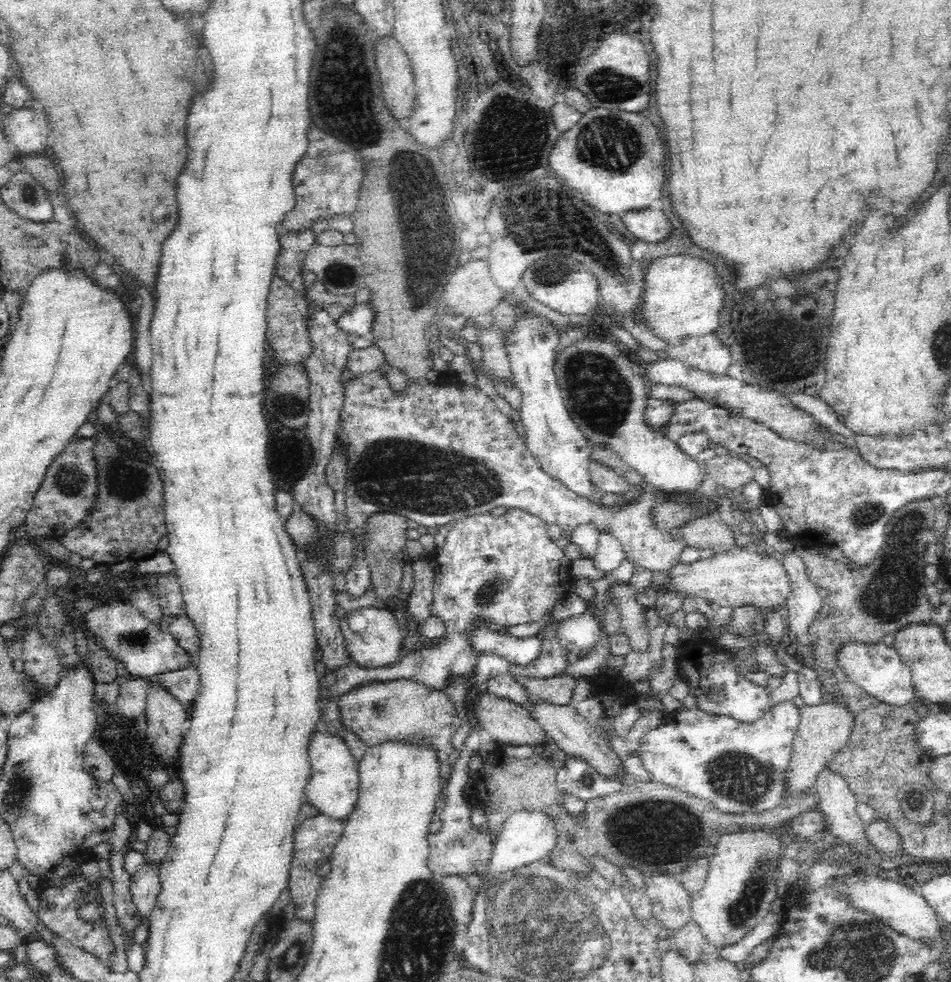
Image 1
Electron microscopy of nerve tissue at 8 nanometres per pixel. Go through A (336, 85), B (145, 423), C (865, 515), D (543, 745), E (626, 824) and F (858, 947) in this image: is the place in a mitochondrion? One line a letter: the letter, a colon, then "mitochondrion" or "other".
A: mitochondrion
B: other
C: mitochondrion
D: other
E: mitochondrion
F: mitochondrion

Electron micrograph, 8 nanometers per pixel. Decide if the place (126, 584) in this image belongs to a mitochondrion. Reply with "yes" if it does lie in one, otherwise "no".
no

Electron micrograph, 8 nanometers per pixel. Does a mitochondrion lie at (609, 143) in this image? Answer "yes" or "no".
yes

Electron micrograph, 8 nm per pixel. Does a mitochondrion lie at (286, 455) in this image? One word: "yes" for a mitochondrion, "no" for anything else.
no

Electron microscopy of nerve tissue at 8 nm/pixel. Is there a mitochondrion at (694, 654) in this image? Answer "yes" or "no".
no

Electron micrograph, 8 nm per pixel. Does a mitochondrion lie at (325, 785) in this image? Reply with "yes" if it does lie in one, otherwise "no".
no

